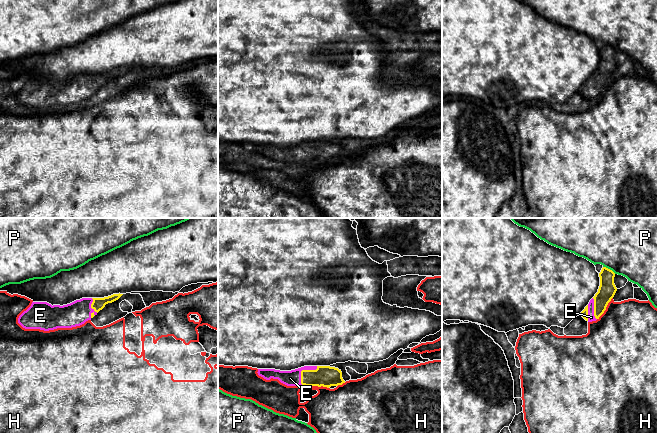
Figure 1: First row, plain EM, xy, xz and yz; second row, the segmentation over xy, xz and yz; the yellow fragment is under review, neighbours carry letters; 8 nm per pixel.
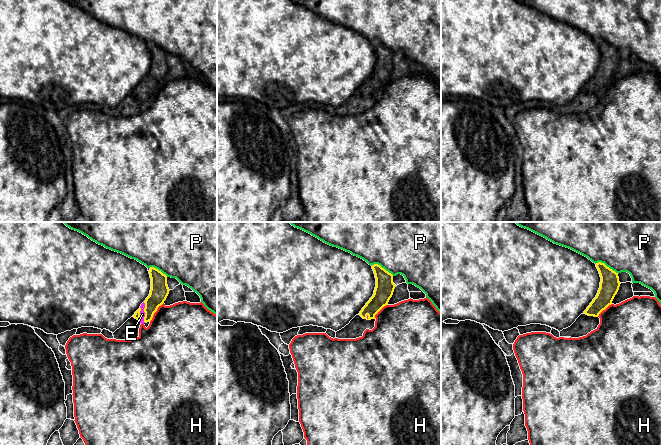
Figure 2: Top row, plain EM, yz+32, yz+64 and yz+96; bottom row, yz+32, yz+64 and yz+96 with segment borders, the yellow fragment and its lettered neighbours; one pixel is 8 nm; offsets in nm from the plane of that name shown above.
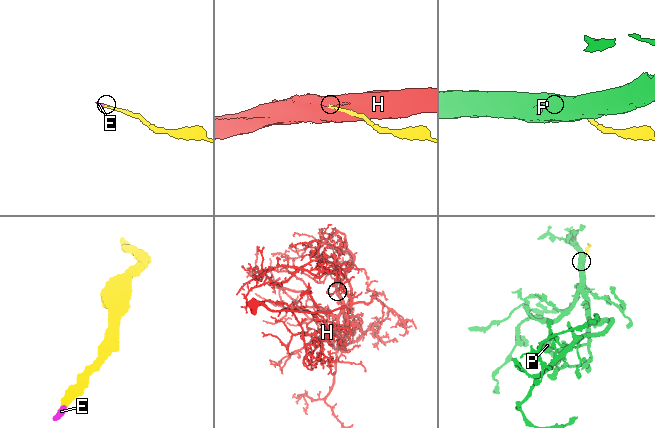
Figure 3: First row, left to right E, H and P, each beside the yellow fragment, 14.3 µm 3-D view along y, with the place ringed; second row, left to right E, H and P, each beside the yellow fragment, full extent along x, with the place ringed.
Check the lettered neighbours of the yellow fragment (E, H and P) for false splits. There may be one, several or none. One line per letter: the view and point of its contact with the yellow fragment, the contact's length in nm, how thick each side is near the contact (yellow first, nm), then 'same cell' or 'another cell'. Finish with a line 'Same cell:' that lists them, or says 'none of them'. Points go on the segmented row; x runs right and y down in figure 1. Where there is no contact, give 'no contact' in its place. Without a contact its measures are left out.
E: contact xz (303, 370); length 200 nm; calibres 170 and 130 nm; same cell
H: contact xz (315, 385); length 220 nm; calibres 170 and 360 nm; another cell
P: contact yz (609, 269); length 120 nm; calibres 140 and 500 nm; another cell
Same cell: E

